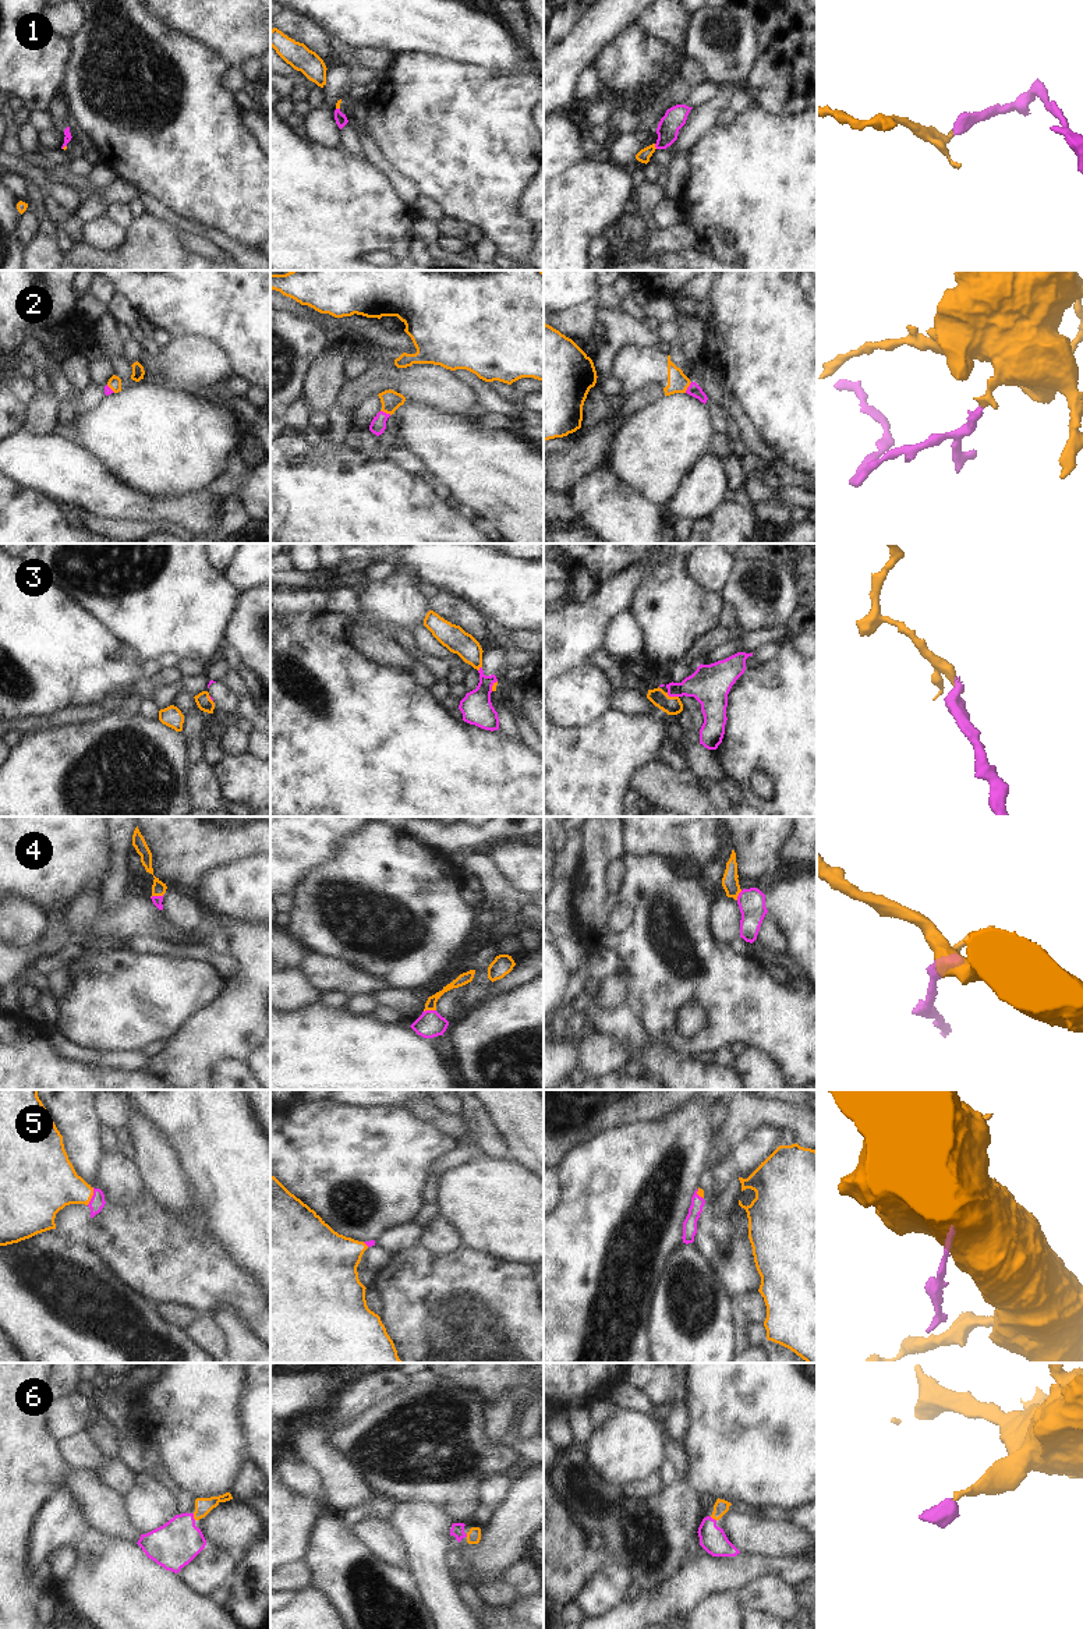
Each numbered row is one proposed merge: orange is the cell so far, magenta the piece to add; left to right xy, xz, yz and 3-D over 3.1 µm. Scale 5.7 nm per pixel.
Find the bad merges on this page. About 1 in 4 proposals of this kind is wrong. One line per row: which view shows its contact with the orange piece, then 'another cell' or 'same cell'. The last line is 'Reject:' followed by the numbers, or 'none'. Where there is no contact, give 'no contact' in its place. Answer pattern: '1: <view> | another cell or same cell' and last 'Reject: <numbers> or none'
1: yz | same cell
2: yz | same cell
3: yz | another cell
4: xy | same cell
5: xy | same cell
6: xy | same cell
Reject: 3

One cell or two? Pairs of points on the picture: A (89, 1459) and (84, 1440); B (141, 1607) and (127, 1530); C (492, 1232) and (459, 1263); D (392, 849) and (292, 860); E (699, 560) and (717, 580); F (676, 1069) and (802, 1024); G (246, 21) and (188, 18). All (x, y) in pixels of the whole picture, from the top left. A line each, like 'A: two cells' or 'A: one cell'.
A: one cell
B: two cells
C: two cells
D: two cells
E: one cell
F: two cells
G: one cell

